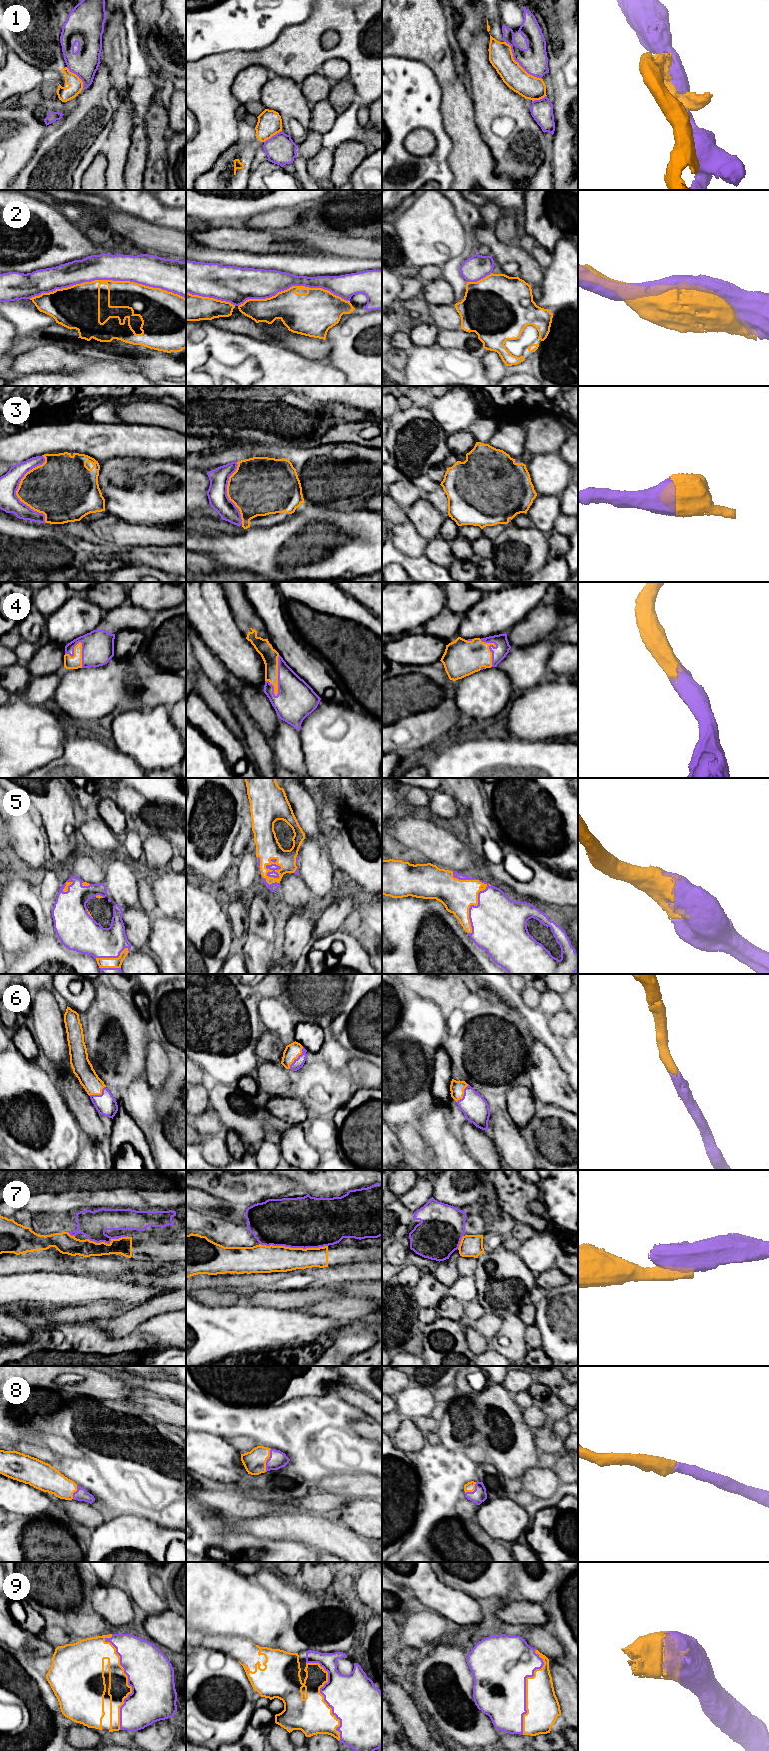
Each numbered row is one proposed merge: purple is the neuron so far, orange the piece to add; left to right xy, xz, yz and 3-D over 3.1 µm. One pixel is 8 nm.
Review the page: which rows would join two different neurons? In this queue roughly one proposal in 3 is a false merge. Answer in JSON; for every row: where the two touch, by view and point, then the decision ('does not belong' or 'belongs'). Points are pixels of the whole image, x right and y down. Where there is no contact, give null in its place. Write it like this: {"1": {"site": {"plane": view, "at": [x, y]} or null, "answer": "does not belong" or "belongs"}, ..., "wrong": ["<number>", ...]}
{"1": {"site": {"plane": "yz", "at": [518, 62]}, "answer": "does not belong"}, "2": {"site": {"plane": "xy", "at": [107, 279]}, "answer": "does not belong"}, "3": {"site": {"plane": "xy", "at": [16, 490]}, "answer": "belongs"}, "4": {"site": {"plane": "xz", "at": [278, 676]}, "answer": "belongs"}, "5": {"site": {"plane": "yz", "at": [478, 893]}, "answer": "belongs"}, "6": {"site": {"plane": "xz", "at": [297, 1058]}, "answer": "belongs"}, "7": {"site": {"plane": "xz", "at": [294, 1247]}, "answer": "does not belong"}, "8": {"site": {"plane": "xz", "at": [267, 1460]}, "answer": "belongs"}, "9": {"site": {"plane": "xy", "at": [128, 1679]}, "answer": "belongs"}, "wrong": ["1", "2", "7"]}

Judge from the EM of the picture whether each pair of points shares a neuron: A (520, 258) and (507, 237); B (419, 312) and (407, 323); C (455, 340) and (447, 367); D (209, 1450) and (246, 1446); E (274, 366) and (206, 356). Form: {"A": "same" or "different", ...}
{"A": "different", "B": "same", "C": "different", "D": "different", "E": "same"}

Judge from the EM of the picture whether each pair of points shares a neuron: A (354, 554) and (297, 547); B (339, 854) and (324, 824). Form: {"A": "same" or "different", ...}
{"A": "same", "B": "same"}

